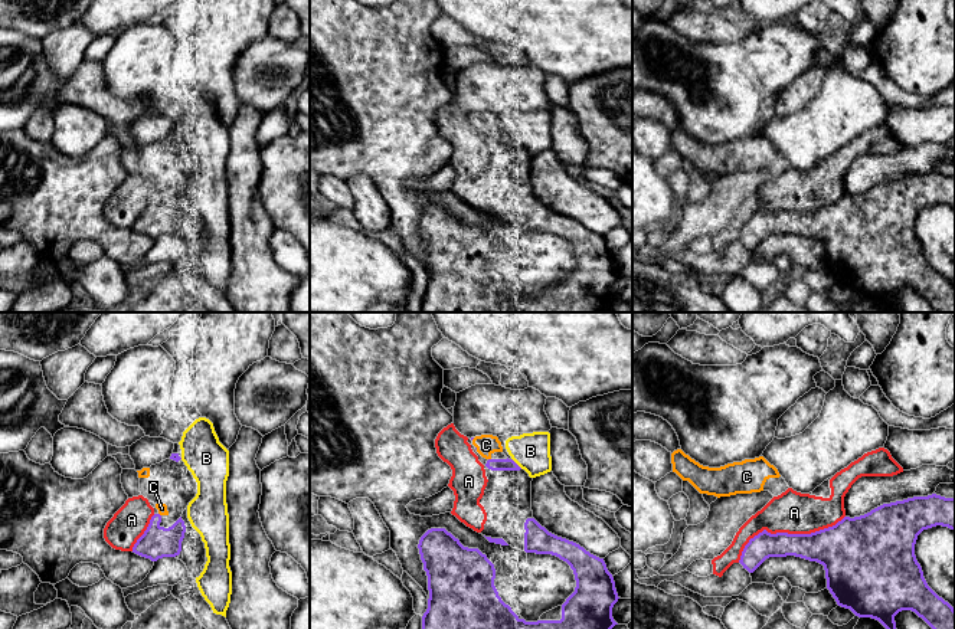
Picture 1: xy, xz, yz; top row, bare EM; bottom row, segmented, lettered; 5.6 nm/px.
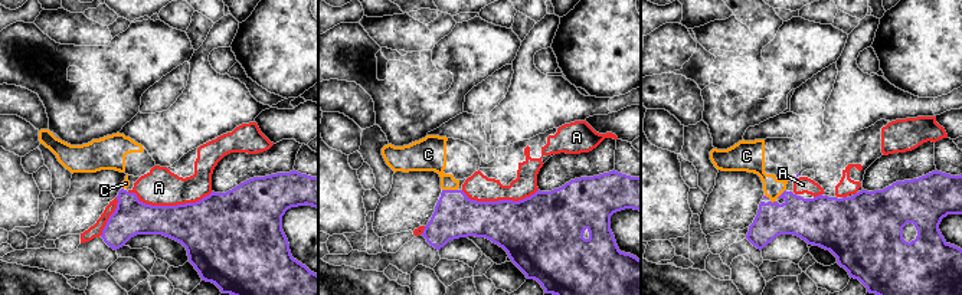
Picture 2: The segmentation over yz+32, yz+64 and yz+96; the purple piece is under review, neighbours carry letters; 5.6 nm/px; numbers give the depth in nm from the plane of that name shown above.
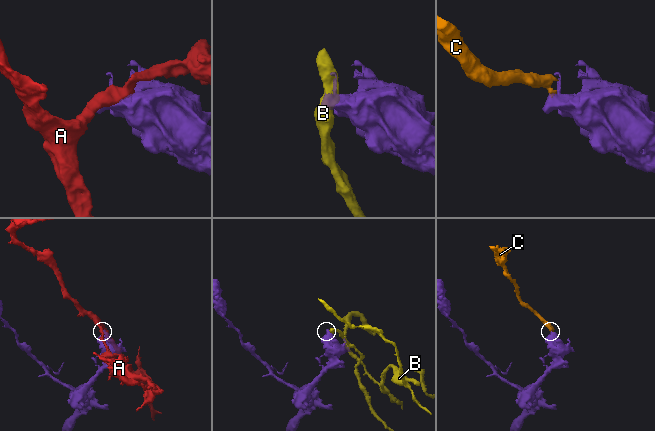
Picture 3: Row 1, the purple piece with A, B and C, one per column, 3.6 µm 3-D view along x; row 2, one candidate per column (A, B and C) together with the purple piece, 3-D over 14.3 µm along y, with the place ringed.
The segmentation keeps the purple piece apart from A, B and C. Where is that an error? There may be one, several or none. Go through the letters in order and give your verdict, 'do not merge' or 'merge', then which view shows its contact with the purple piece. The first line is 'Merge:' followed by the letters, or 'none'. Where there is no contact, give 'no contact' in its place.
Merge: C
A: do not merge; meets purple in yz
B: do not merge; meets purple in xz
C: merge; no contact

